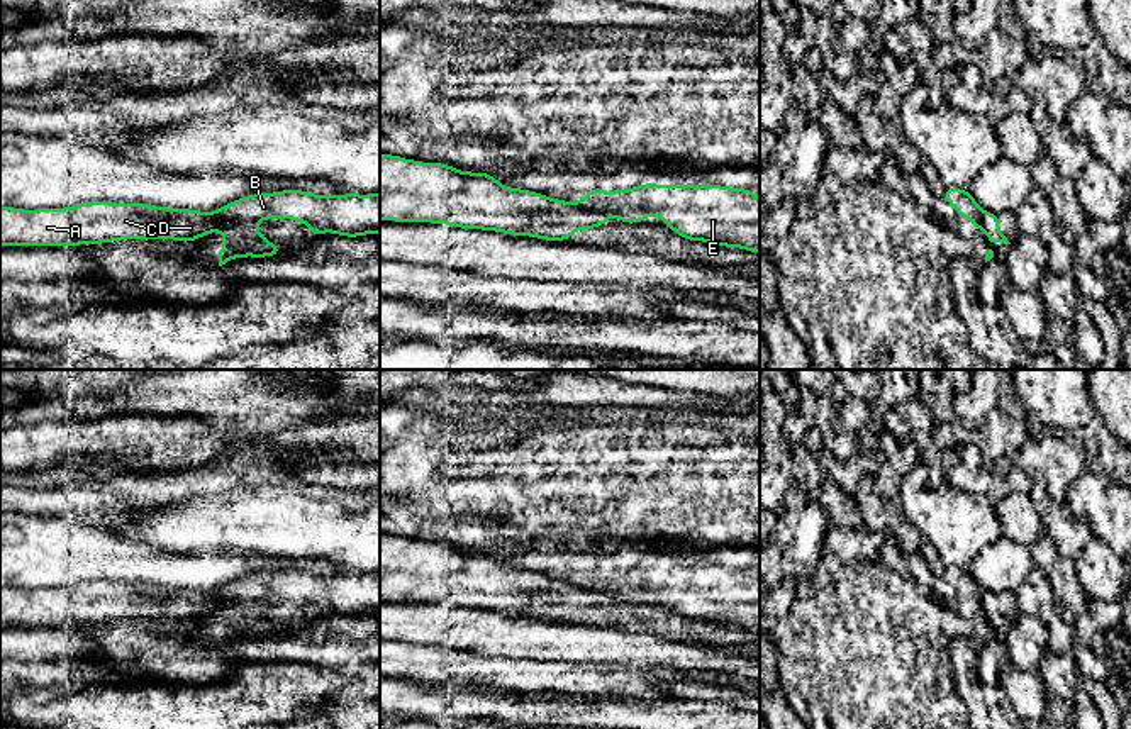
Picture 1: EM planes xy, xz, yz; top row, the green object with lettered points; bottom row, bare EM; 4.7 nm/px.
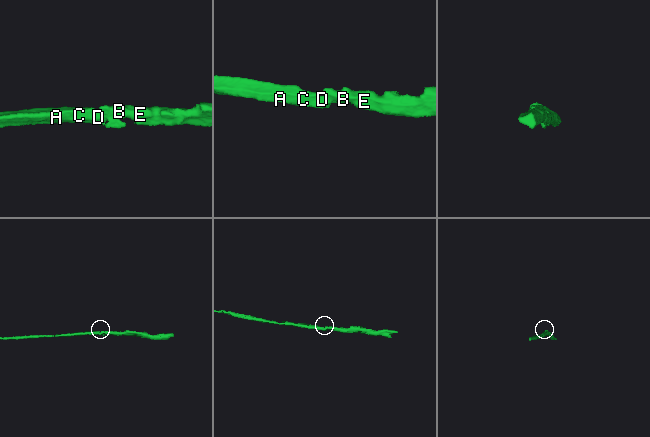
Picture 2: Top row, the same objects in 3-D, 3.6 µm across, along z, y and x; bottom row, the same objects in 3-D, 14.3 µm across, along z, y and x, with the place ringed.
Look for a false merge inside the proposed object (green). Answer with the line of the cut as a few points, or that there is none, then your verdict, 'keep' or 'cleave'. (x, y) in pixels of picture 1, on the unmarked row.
cut xz (570, 584), (607, 594); cleave

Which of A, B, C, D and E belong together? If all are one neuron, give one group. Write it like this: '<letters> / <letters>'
A C D / B E

